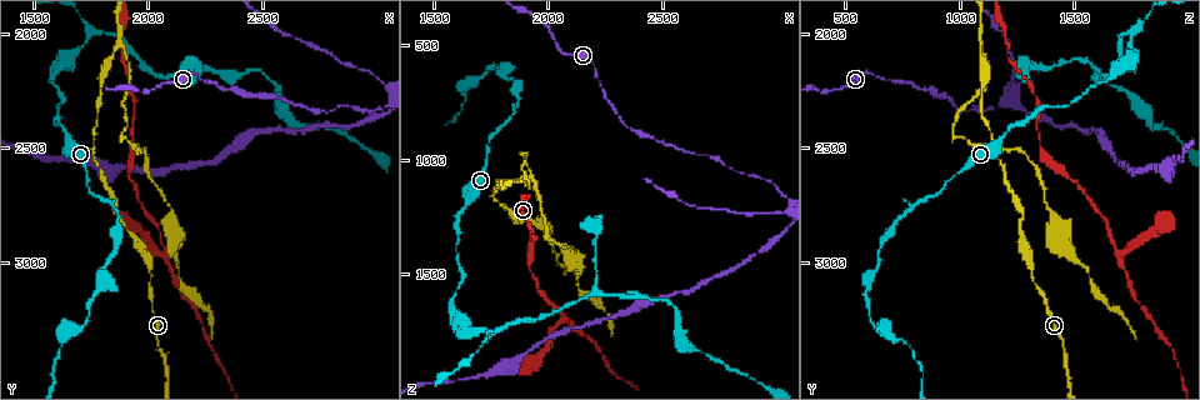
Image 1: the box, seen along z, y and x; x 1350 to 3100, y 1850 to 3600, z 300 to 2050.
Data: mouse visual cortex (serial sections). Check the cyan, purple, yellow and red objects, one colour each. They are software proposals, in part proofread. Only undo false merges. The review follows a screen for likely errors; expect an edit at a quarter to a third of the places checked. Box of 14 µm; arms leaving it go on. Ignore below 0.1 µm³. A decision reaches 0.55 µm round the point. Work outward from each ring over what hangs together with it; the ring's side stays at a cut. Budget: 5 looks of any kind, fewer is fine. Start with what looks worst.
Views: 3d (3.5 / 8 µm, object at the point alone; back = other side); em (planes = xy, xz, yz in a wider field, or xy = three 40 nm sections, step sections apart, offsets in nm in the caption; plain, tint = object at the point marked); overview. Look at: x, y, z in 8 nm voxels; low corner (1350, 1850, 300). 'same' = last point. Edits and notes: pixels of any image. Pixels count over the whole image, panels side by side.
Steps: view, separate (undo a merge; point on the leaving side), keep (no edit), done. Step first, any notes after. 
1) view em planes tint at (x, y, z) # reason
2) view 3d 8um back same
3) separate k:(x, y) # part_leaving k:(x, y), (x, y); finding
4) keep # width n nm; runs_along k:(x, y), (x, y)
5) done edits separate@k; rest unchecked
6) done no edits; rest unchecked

view 3d 3.5um at (1870, 2050, 1080) # sharp bend

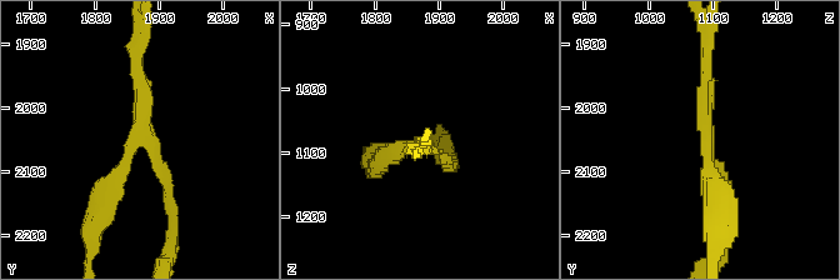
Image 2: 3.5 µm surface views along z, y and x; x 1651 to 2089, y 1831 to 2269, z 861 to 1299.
view em xy step 1 tint at (1870, 2050, 1090) # arms 3; arm_widths 150, 150, 300 nm

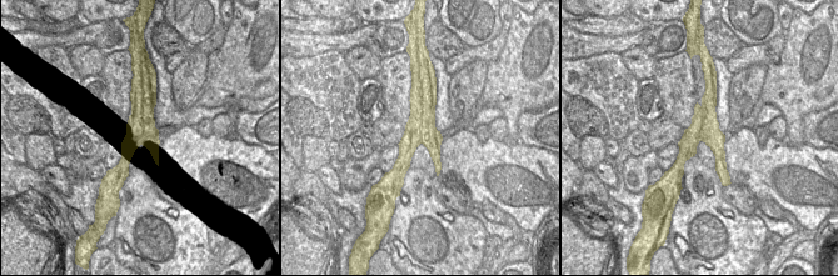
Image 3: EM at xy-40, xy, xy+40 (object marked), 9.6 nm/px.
separate 2:(165, 183) # part_leaving 2:(150, 148), (174, 209), (170, 251); two cells meet here

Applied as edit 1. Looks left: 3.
view 3d 8um at (3030, 2210, 1230) # calibre changes

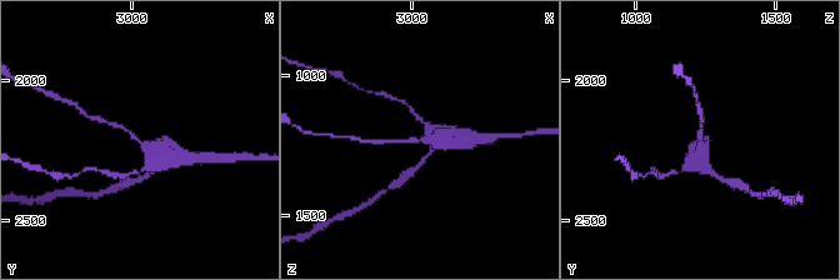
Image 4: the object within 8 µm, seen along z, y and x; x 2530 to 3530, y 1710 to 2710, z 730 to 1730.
view em planes tint at (3020, 2210, 1230) # arm_widths 100, 500 nm; now the EM

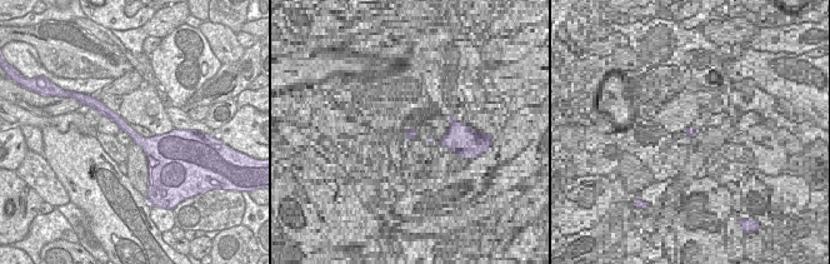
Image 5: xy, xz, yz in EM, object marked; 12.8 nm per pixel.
keep # runs_along 5:(100, 108), (141, 142), (170, 137); all the same cell

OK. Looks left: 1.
done edits separate@2; rest unchecked

